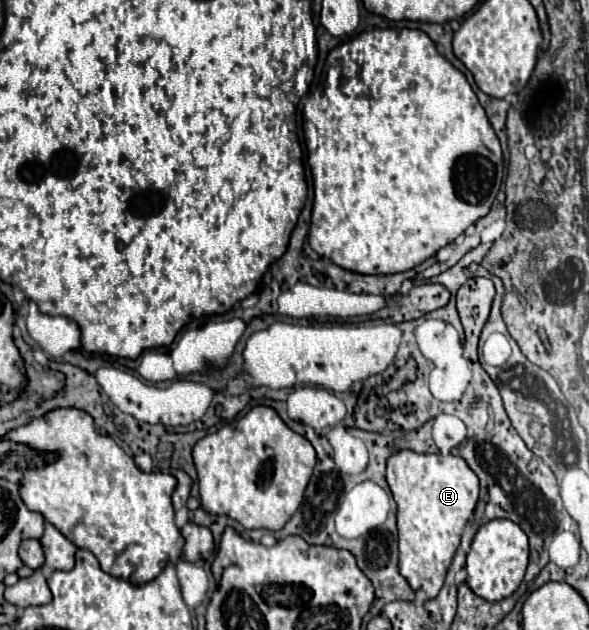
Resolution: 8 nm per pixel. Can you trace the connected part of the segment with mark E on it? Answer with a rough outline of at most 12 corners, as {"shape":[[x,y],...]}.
{"shape":[[459,455],[387,459],[399,573],[435,599],[479,497]]}

